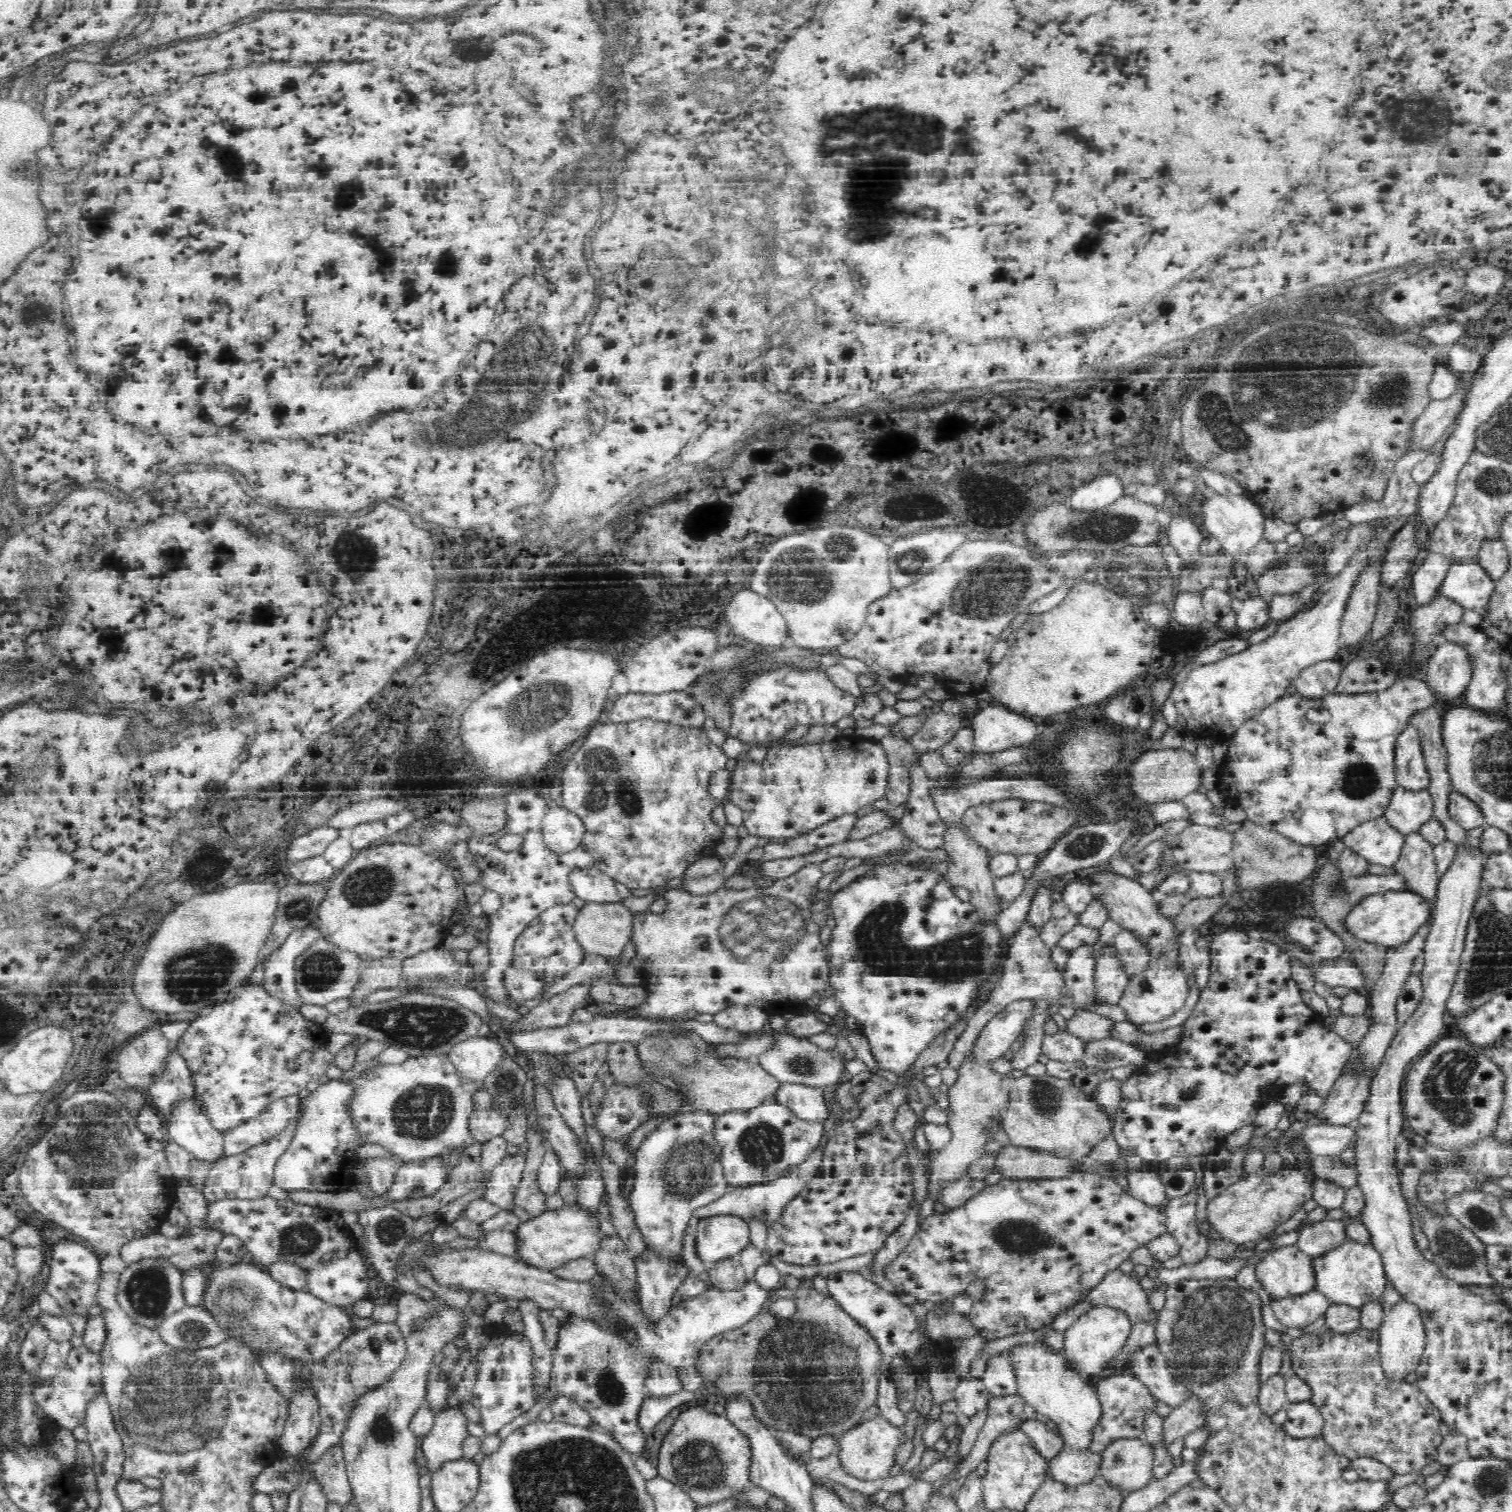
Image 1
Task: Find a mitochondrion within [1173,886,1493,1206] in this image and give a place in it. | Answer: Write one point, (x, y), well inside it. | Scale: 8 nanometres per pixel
(1445, 1083)

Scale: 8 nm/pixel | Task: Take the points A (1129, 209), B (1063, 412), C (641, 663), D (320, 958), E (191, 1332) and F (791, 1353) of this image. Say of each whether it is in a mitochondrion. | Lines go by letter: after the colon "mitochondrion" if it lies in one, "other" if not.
A: other
B: other
C: other
D: mitochondrion
E: mitochondrion
F: mitochondrion

